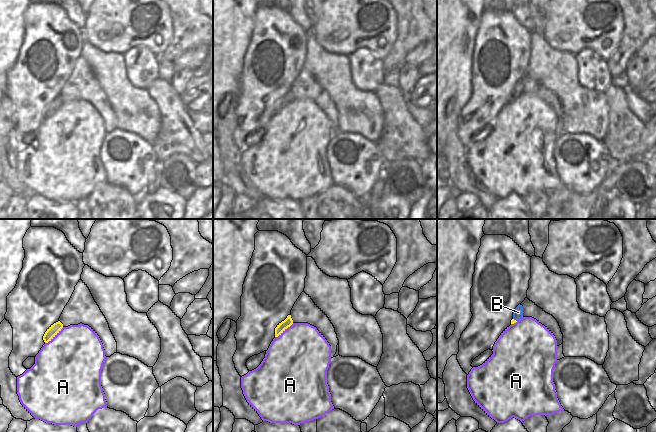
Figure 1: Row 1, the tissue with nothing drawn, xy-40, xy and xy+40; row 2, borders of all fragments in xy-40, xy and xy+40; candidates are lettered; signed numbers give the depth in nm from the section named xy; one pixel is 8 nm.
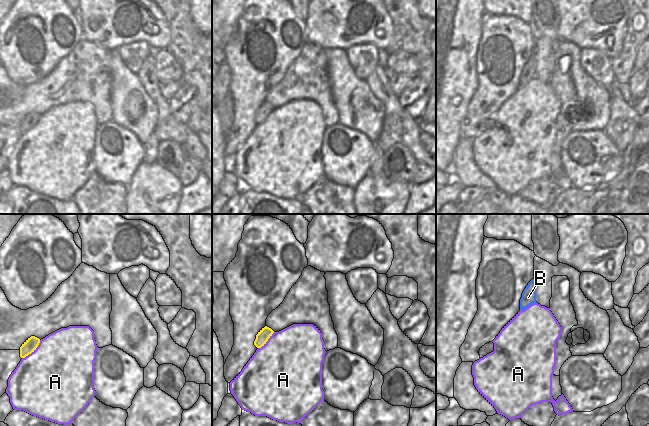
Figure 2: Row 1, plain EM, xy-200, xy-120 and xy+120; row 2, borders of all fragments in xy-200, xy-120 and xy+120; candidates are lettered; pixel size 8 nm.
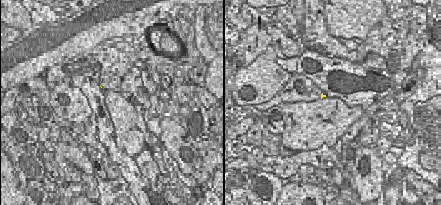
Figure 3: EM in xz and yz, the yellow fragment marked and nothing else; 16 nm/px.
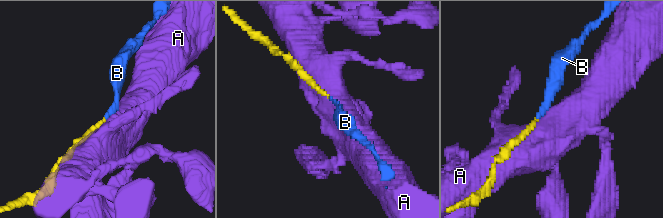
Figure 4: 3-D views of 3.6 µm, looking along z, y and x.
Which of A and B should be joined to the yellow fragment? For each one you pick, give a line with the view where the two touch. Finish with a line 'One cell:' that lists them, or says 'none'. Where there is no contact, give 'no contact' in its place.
B: xy+40
One cell: B

